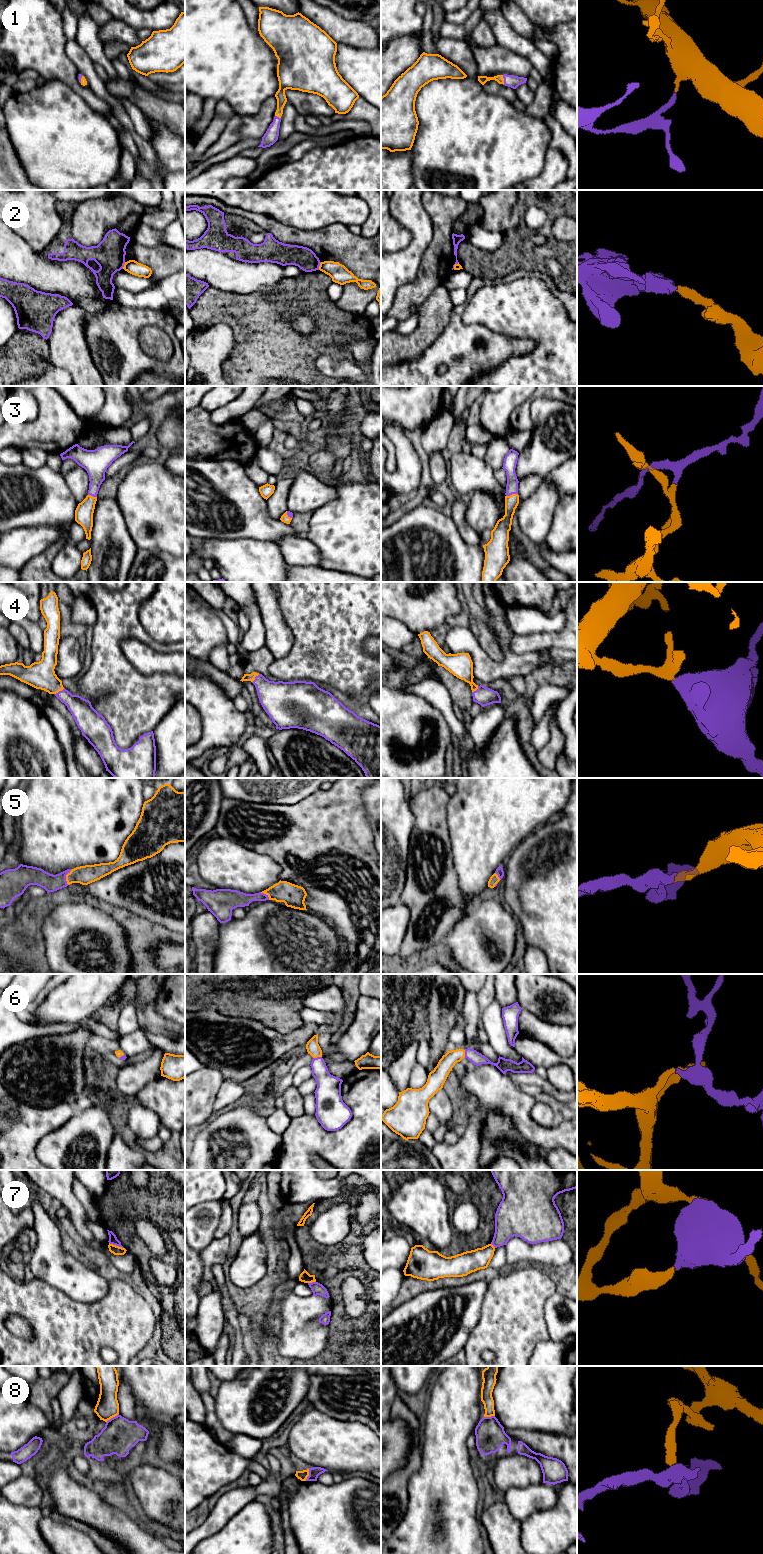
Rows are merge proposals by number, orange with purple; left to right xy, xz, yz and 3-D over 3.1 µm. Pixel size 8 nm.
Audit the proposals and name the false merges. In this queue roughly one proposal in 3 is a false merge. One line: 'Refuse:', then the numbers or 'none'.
Refuse: 2, 7, 8

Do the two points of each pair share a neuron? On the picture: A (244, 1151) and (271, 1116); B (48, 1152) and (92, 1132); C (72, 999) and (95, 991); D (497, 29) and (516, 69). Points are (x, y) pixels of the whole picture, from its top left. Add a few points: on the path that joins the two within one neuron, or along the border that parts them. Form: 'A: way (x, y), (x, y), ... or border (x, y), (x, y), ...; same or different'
A: border (266, 1112), (266, 1125), (281, 1136); different
B: way (59, 1151), (73, 1151), (81, 1143); same
C: way (78, 998), (86, 991), (89, 991); same
D: border (496, 43), (523, 56), (527, 60); different

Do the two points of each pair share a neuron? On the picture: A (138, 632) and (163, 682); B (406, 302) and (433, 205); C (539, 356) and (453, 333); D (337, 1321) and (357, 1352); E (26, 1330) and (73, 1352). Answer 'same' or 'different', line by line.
A: same
B: same
C: different
D: same
E: different

